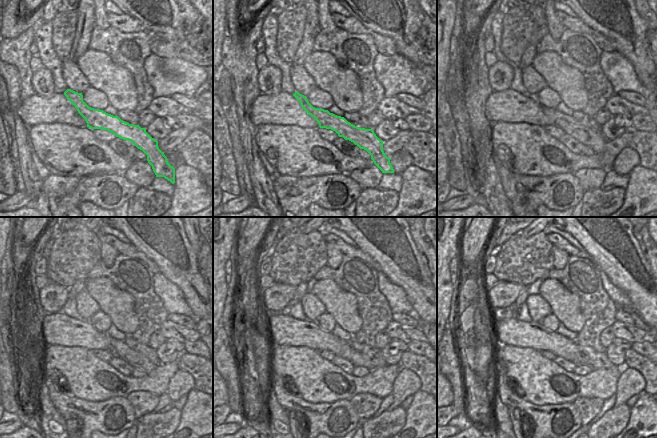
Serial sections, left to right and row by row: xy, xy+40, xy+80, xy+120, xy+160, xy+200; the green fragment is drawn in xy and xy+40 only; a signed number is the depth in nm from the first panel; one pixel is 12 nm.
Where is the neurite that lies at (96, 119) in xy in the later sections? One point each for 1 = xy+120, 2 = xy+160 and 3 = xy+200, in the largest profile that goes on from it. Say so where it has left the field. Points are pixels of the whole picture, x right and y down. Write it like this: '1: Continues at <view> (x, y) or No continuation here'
1: Continues at xy+120 (136, 360)
2: Continues at xy+160 (347, 351)
3: Continues at xy+200 (583, 360)

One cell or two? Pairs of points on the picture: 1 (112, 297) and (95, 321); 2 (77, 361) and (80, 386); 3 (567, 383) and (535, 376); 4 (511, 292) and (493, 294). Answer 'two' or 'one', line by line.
1: two
2: one
3: one
4: one

